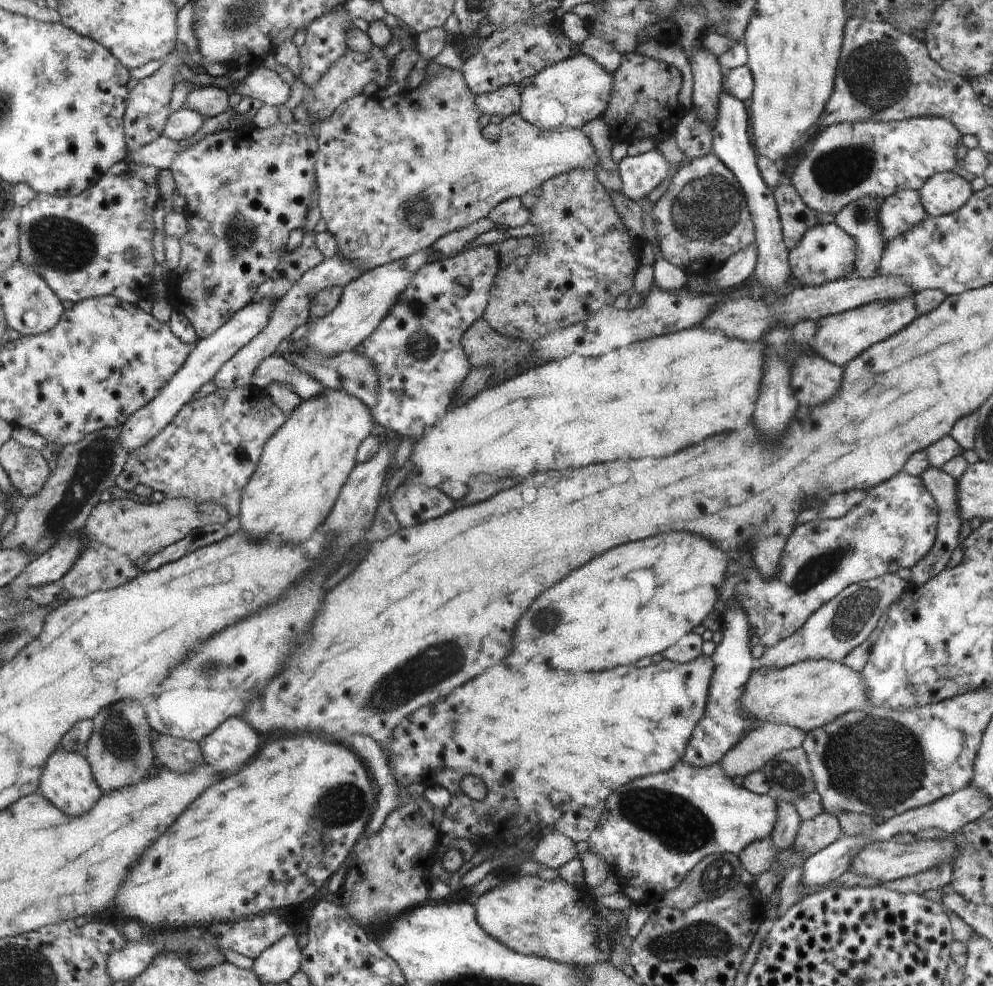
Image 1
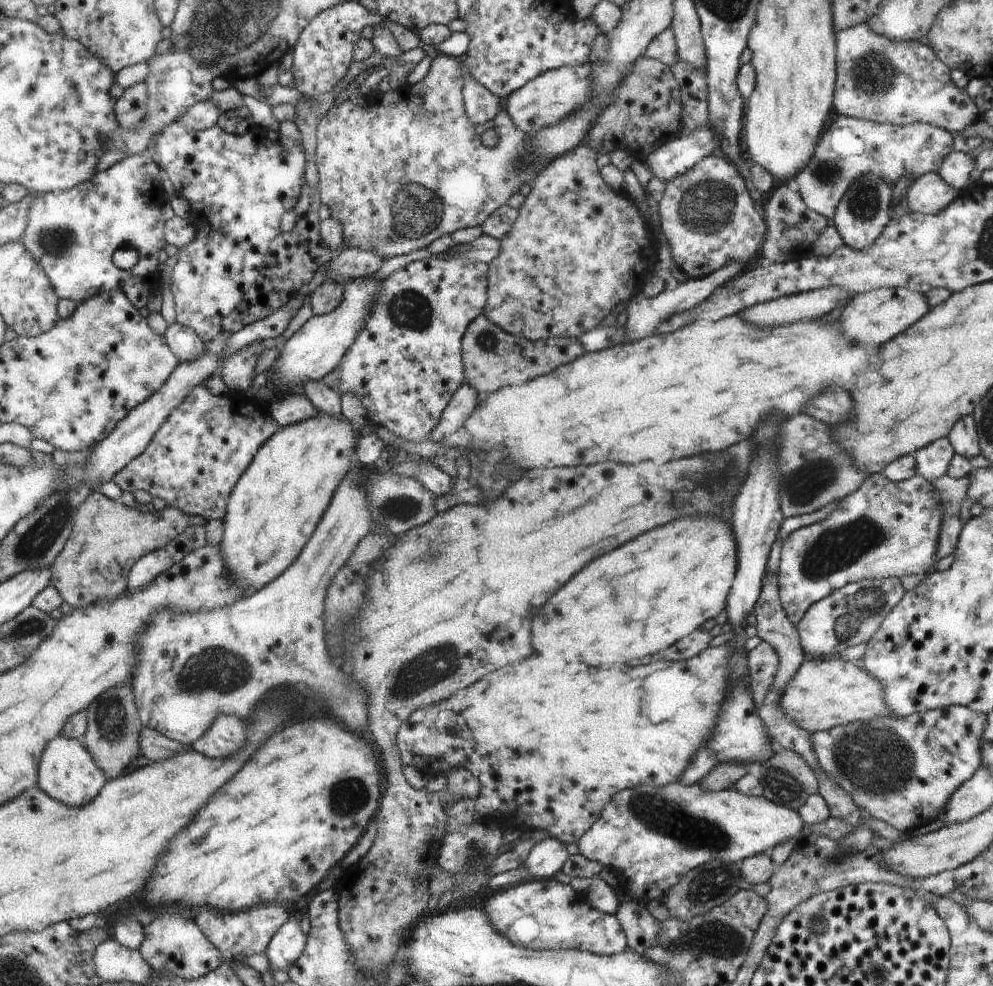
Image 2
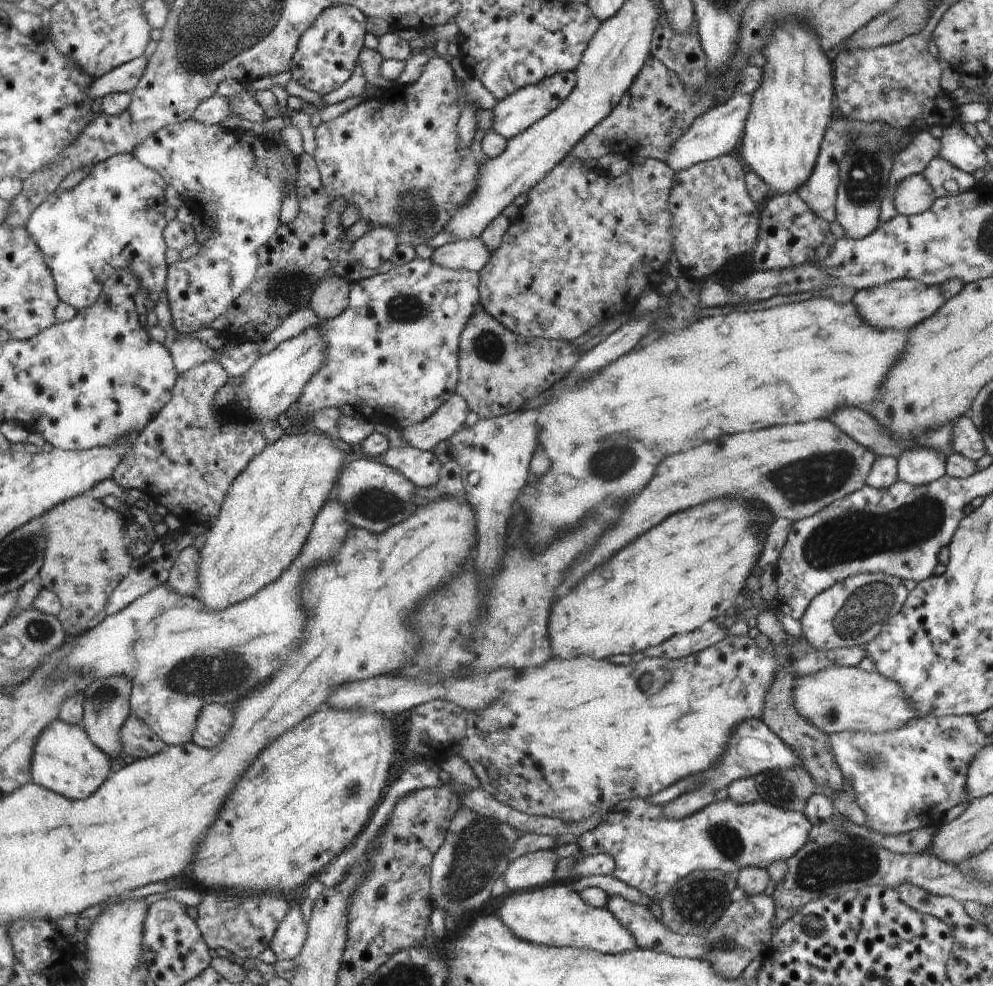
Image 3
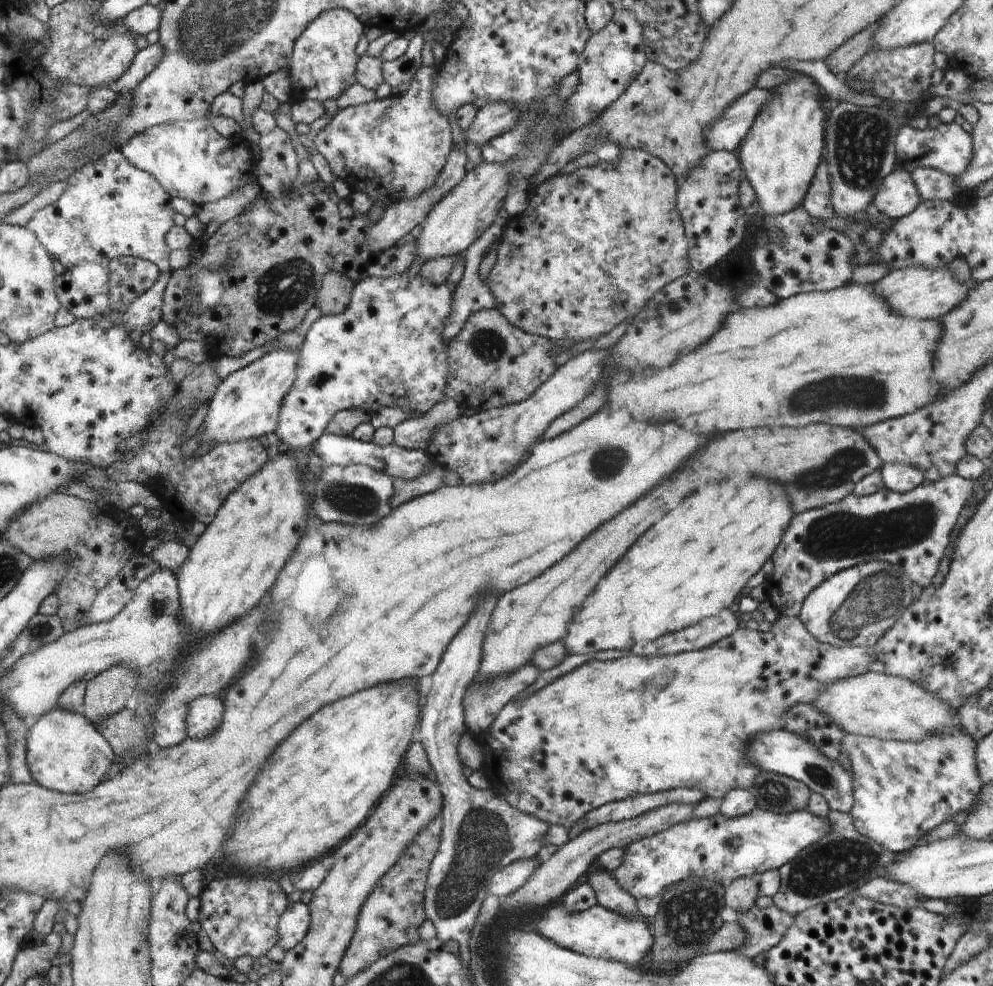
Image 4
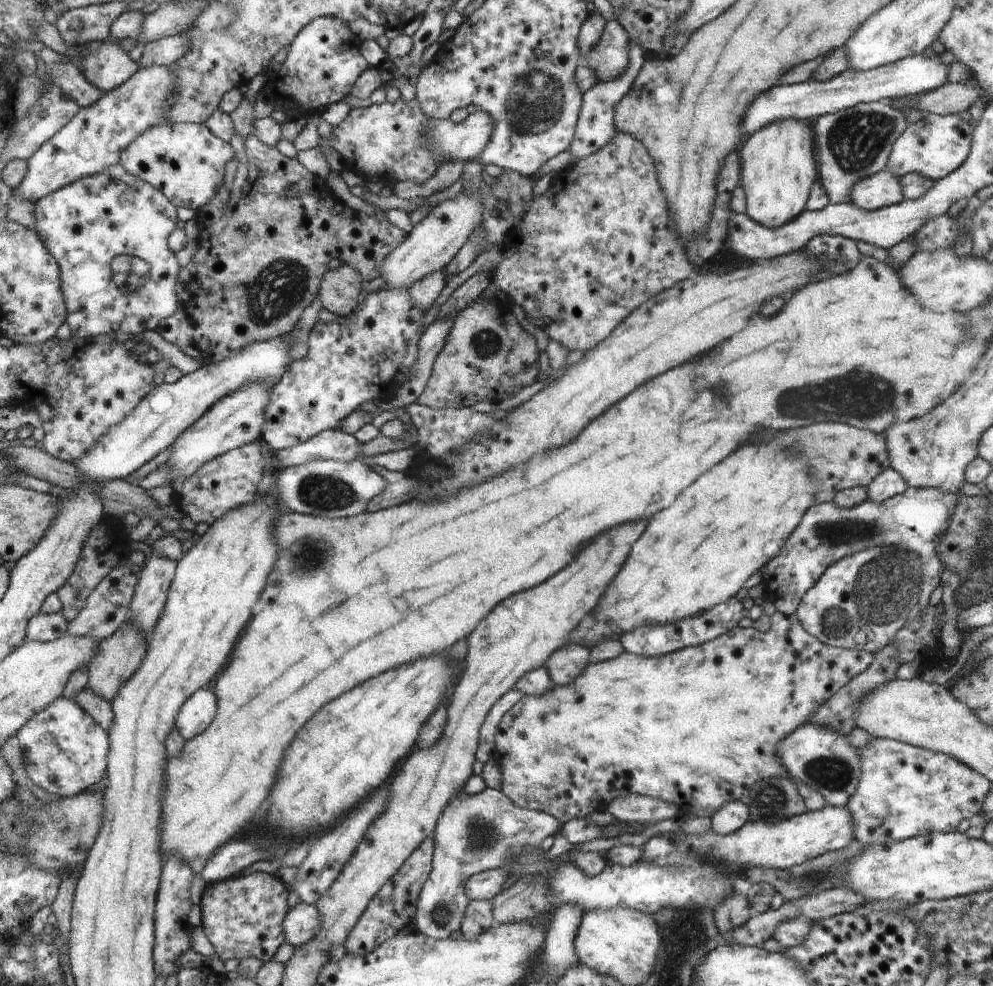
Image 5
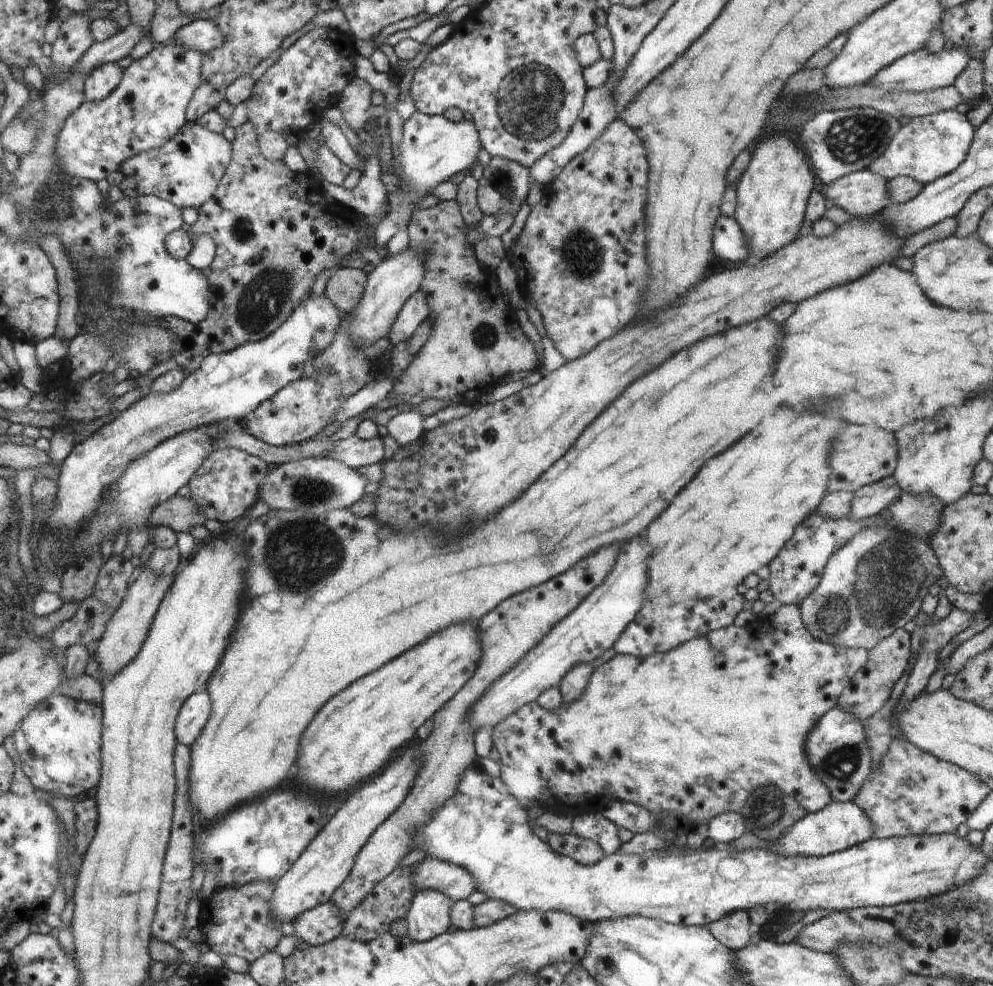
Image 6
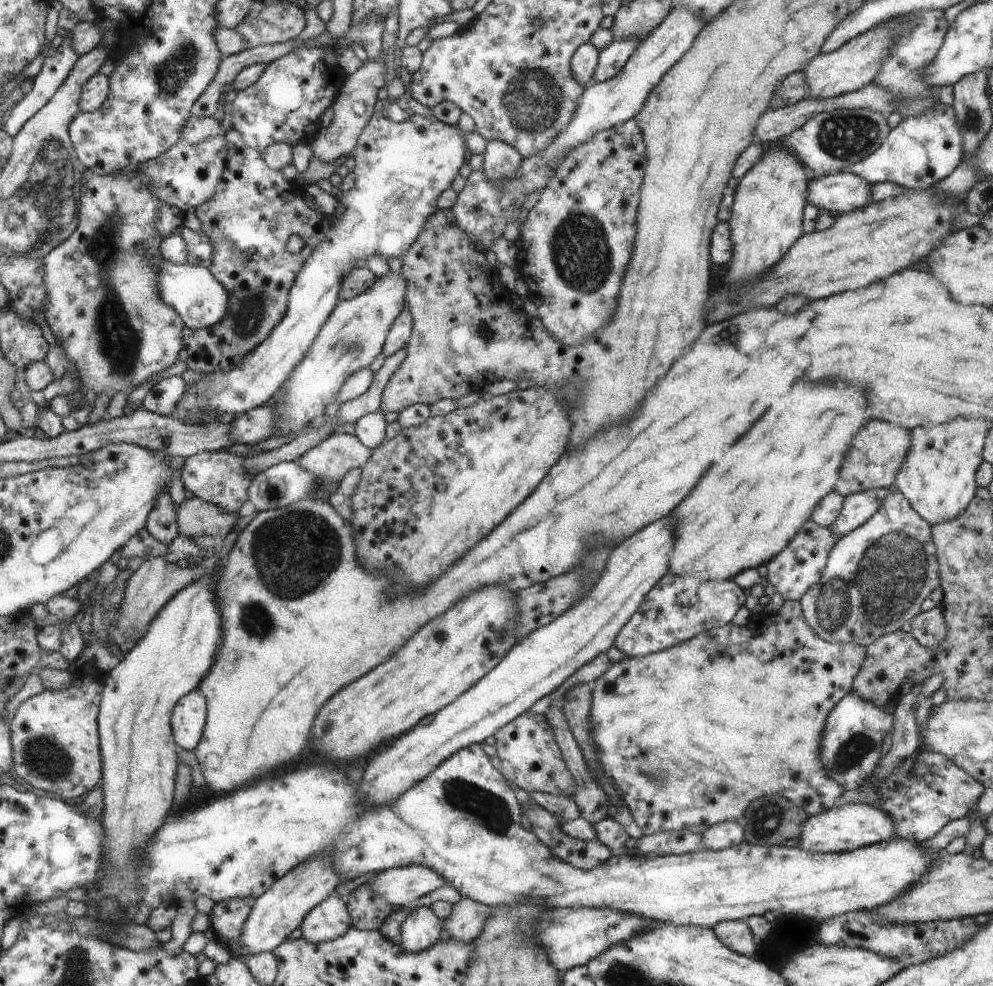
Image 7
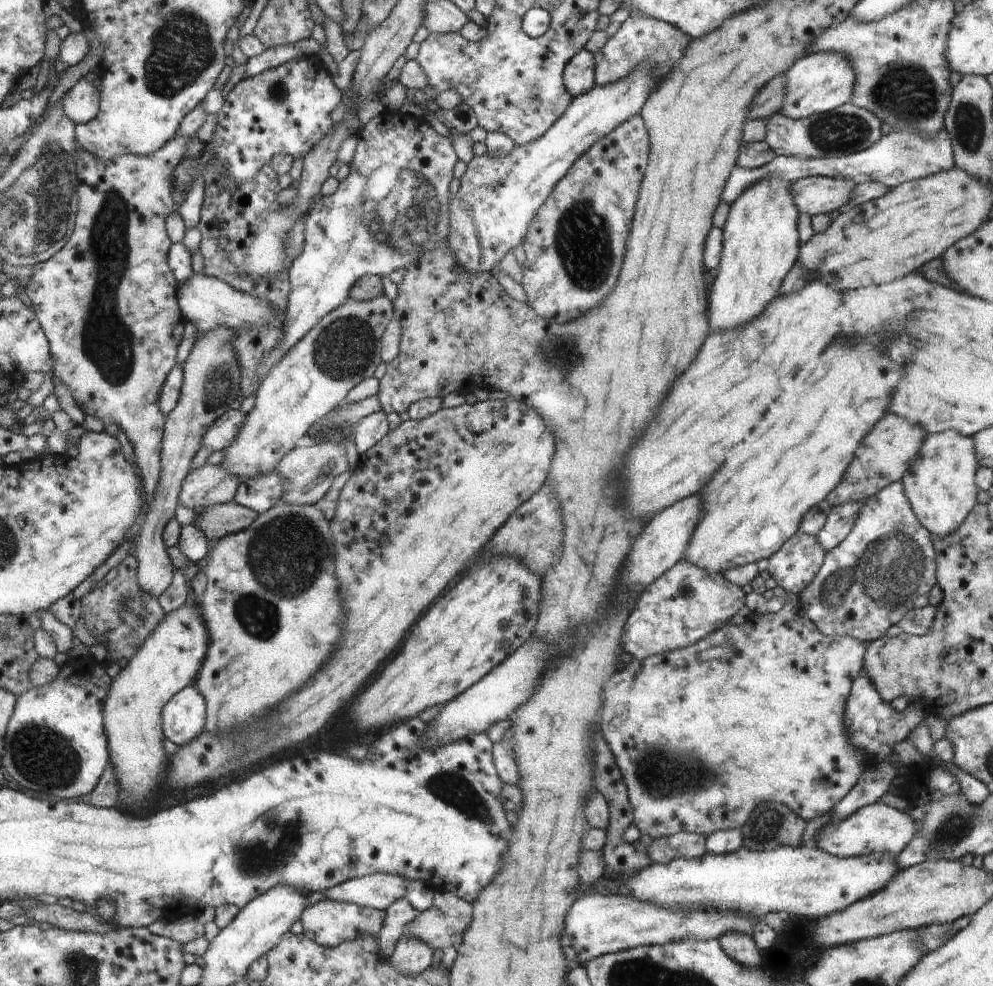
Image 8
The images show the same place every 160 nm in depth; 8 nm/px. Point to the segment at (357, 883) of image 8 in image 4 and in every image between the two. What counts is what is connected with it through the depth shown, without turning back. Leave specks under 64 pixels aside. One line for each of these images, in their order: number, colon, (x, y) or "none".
4: (506, 881)
5: (485, 886)
6: (456, 882)
7: (402, 886)

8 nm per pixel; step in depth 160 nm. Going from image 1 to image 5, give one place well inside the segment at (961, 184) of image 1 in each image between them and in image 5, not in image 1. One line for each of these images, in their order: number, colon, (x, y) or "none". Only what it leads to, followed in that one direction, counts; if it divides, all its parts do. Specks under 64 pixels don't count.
2: (929, 194)
3: (913, 195)
4: (897, 197)
5: (883, 189)

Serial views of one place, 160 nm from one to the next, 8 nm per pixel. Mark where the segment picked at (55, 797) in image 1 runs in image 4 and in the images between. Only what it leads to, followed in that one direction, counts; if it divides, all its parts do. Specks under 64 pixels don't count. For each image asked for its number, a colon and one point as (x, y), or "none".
2: (68, 773)
3: (66, 760)
4: (67, 753)

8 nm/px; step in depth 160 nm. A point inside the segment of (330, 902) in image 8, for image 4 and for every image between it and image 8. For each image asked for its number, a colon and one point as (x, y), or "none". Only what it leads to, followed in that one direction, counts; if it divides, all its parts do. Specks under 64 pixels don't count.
4: (293, 924)
5: (303, 923)
6: (318, 926)
7: (331, 919)

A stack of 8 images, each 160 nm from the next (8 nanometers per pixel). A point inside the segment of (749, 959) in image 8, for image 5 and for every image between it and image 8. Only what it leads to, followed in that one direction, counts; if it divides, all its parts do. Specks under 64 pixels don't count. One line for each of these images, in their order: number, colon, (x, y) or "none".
5: (734, 911)
6: (733, 930)
7: (735, 934)

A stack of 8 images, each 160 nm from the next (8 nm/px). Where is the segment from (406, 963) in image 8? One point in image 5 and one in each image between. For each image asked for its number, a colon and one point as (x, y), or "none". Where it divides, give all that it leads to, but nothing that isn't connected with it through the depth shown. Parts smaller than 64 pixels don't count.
5: (483, 831)
6: (429, 914)
7: (421, 928)

